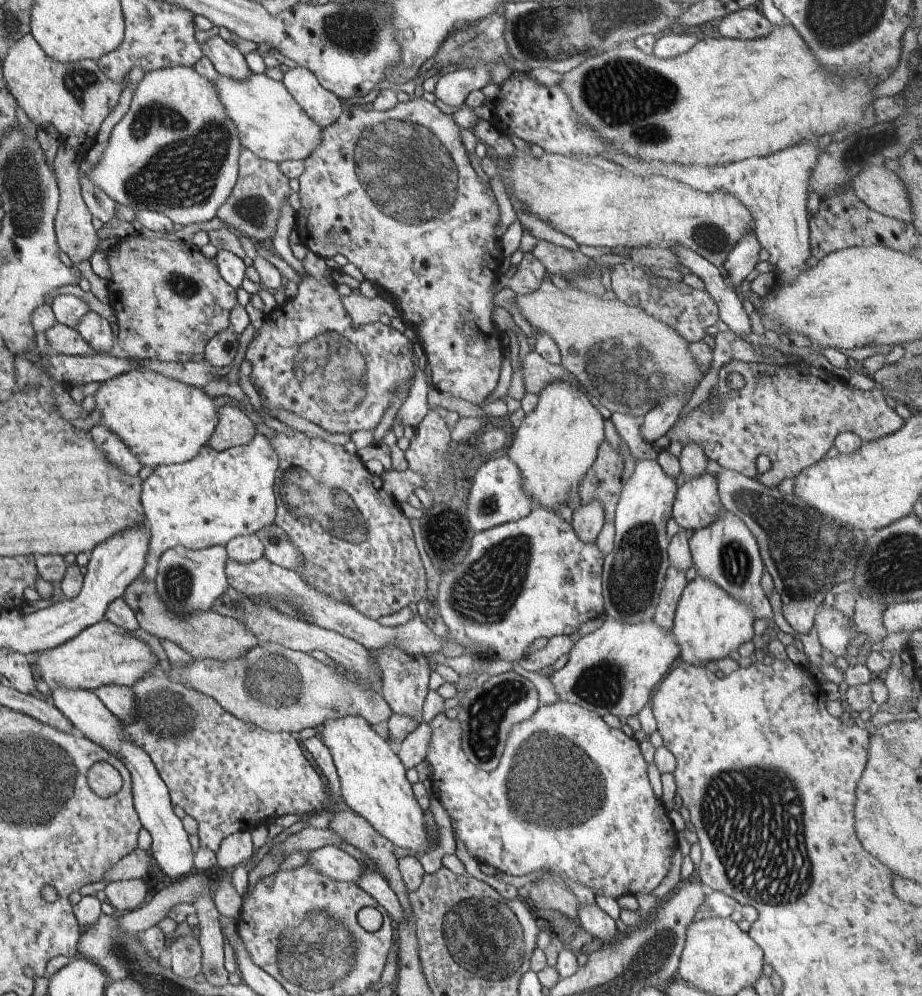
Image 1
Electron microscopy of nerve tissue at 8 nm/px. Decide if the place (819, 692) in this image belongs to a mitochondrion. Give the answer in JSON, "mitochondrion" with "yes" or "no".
{"mitochondrion":"no"}

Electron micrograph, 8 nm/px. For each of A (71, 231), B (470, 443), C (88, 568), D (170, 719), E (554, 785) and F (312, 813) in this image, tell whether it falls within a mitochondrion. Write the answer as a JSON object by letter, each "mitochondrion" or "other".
{"A":"other","B":"other","C":"other","D":"mitochondrion","E":"mitochondrion","F":"other"}

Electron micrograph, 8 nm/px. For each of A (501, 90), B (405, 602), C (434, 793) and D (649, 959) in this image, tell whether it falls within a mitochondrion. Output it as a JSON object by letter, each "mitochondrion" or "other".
{"A":"other","B":"other","C":"other","D":"mitochondrion"}

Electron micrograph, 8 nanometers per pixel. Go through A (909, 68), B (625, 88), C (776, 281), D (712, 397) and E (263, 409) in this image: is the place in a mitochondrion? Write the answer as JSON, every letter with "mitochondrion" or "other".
{"A":"other","B":"mitochondrion","C":"other","D":"other","E":"other"}

